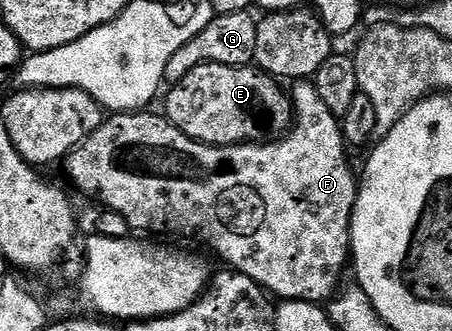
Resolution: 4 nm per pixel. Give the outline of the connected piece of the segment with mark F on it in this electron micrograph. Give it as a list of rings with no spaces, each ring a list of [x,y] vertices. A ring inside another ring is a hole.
[[[295,83],[292,88],[292,103],[296,113],[296,123],[285,136],[271,139],[269,142],[233,144],[232,146],[202,144],[198,140],[188,138],[188,134],[184,134],[177,126],[171,124],[165,115],[153,116],[153,111],[150,110],[120,112],[103,119],[101,126],[66,157],[64,167],[66,167],[67,174],[70,175],[71,182],[80,191],[95,196],[102,203],[103,209],[116,214],[124,214],[124,218],[128,218],[128,226],[135,233],[167,232],[170,236],[191,236],[192,239],[207,244],[226,263],[223,265],[252,278],[261,288],[265,288],[267,293],[282,300],[307,300],[309,304],[321,305],[323,302],[329,301],[339,291],[340,285],[343,283],[343,281],[341,282],[342,275],[348,272],[348,265],[352,260],[350,219],[354,213],[354,203],[358,197],[360,180],[356,172],[354,176],[353,170],[350,169],[350,160],[346,157],[348,145],[342,136],[342,125],[339,117],[334,116],[332,110],[328,110],[328,106],[324,104],[324,98],[320,98],[314,83]]]

